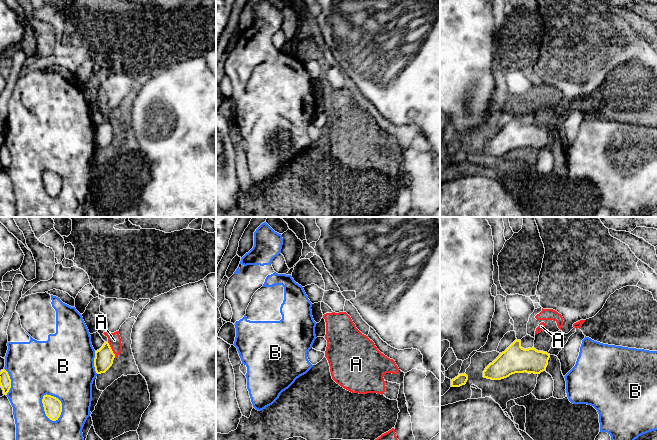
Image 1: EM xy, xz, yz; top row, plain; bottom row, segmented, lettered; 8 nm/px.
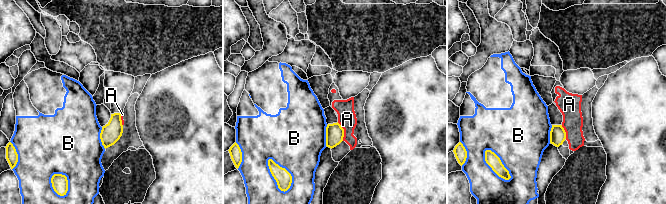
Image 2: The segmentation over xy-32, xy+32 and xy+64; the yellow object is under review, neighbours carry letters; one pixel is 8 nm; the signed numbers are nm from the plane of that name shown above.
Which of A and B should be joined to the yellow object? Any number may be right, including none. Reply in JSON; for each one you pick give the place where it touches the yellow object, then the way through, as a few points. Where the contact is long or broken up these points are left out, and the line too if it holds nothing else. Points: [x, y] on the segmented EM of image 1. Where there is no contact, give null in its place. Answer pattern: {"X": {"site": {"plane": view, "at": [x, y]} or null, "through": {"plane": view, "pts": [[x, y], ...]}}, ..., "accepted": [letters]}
{"accepted": []}

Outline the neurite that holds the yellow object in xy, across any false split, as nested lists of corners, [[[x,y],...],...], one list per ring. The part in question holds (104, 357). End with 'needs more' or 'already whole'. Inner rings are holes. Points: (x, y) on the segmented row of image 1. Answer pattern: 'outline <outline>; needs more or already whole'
outline [[[108,342],[95,351],[94,367],[97,374],[105,373],[113,364],[115,354]]]; already whole

